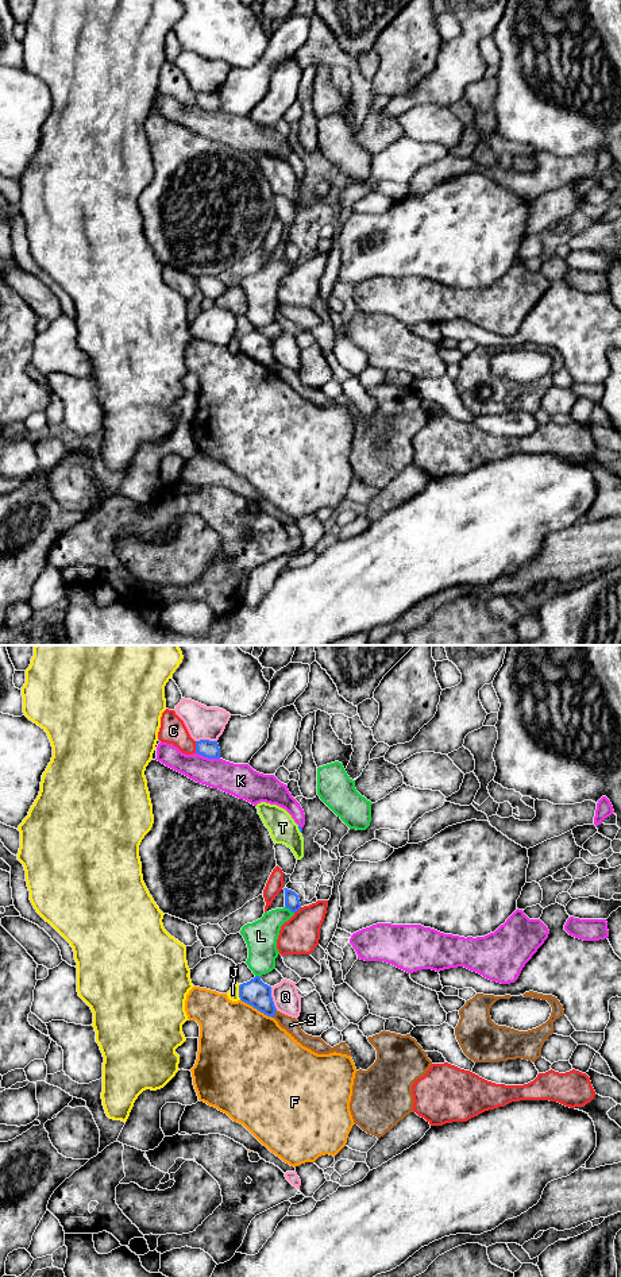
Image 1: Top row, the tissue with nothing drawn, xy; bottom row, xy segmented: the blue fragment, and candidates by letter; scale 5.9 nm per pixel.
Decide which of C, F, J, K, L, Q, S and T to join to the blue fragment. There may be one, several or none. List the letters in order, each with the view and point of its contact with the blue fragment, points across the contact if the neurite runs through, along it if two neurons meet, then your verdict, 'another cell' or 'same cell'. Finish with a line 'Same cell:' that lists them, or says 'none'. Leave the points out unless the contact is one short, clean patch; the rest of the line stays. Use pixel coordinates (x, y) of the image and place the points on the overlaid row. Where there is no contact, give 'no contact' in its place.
C: meets blue in xy at (196, 747); another cell
F: meets blue in xy at (257, 1009); another cell
J: meets blue in xy at (239, 992); another cell
K: meets blue in xy at (208, 757); another cell
L: meets blue in xy at (289, 909); another cell
Q: meets blue in xy at (272, 999); another cell
S: meets blue in xy at (274, 1013); border along xy (276, 1010), (273, 1017); another cell
T: meets blue in xy at (299, 828); another cell
Same cell: none

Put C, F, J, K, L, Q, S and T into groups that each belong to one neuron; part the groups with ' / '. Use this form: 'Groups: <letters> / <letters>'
Groups: C / F / J / K / L / Q / S / T

